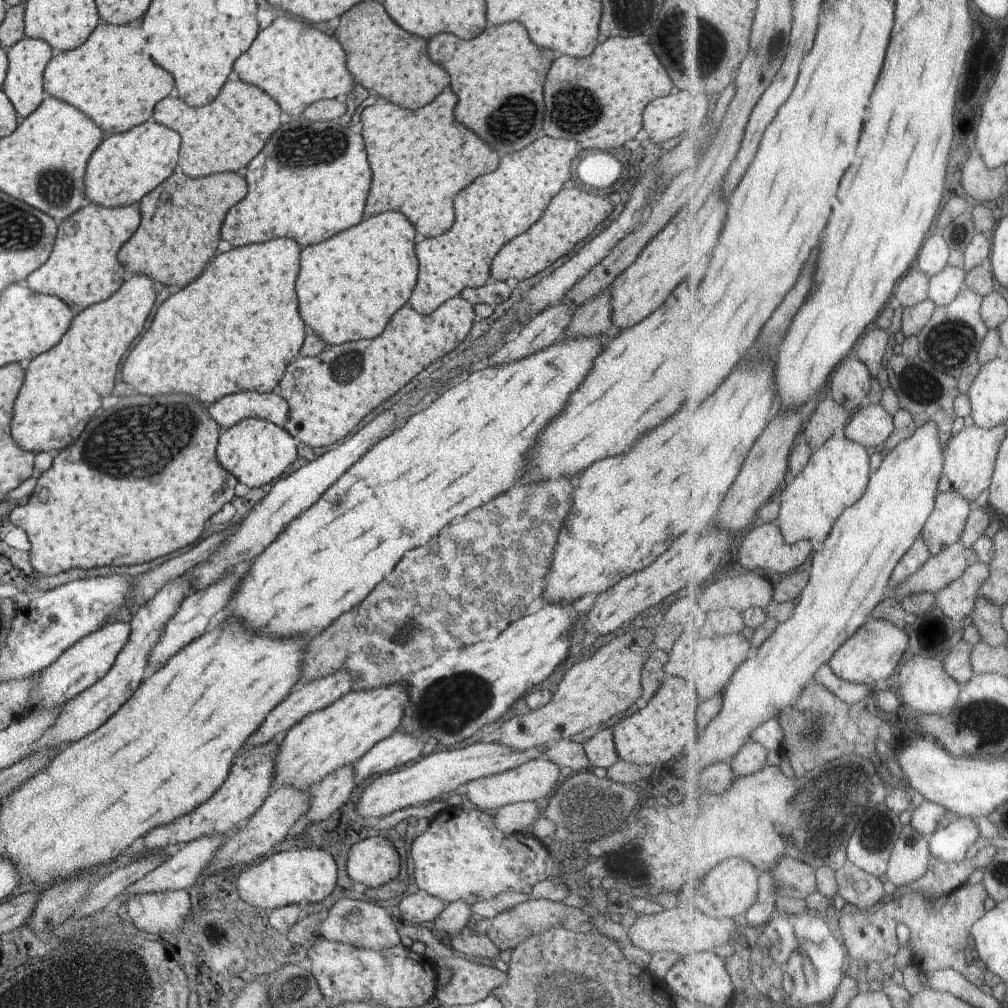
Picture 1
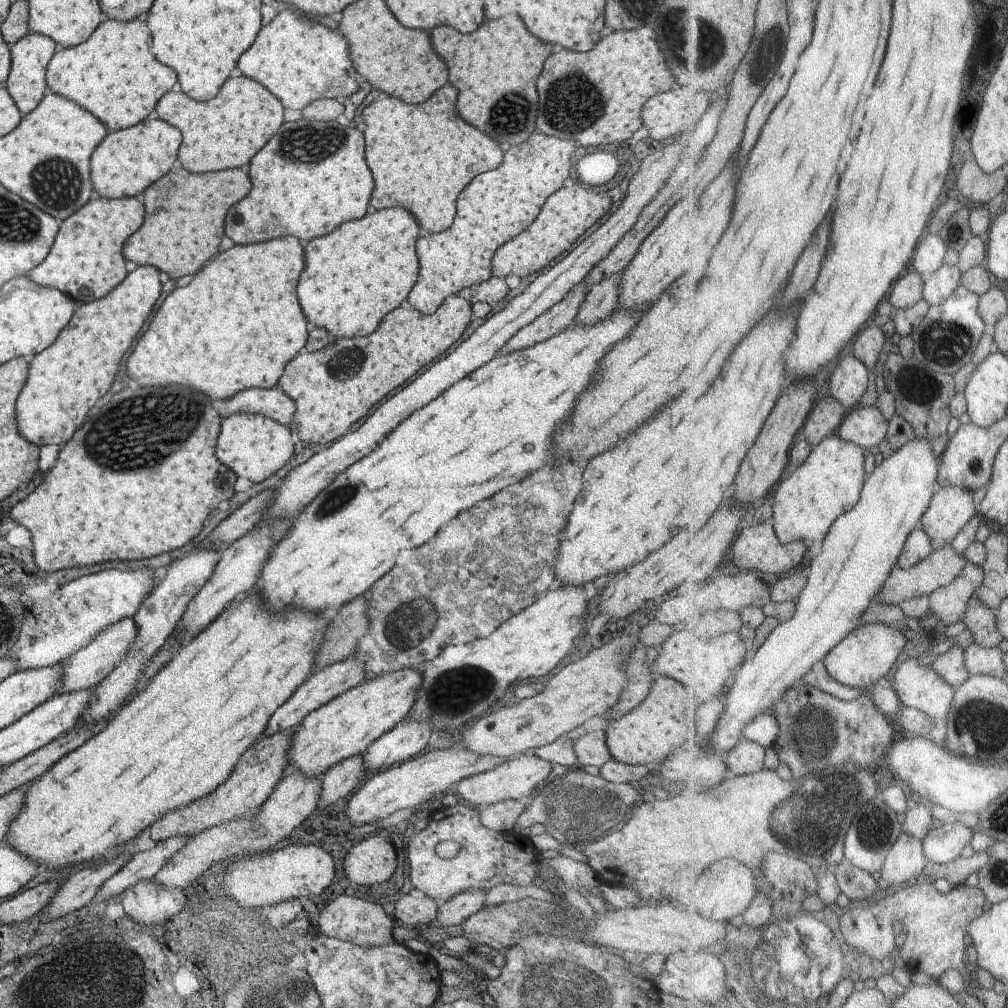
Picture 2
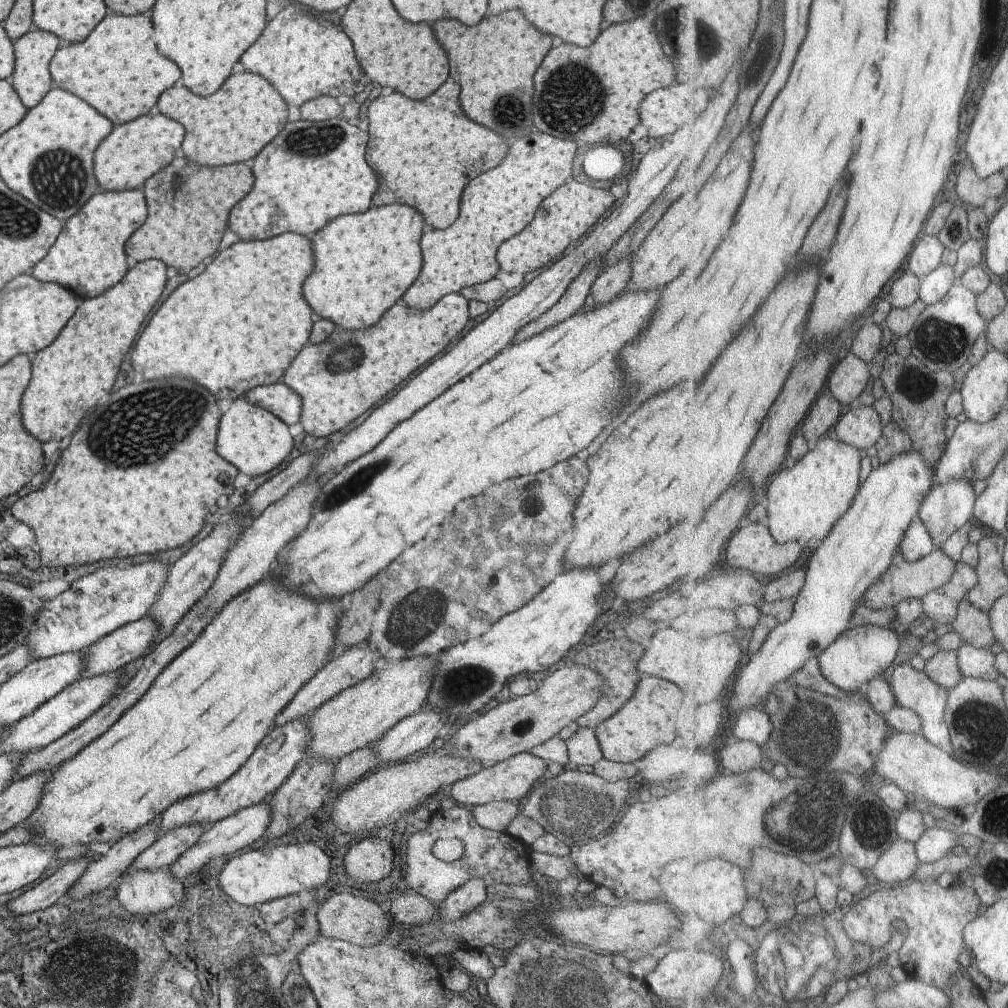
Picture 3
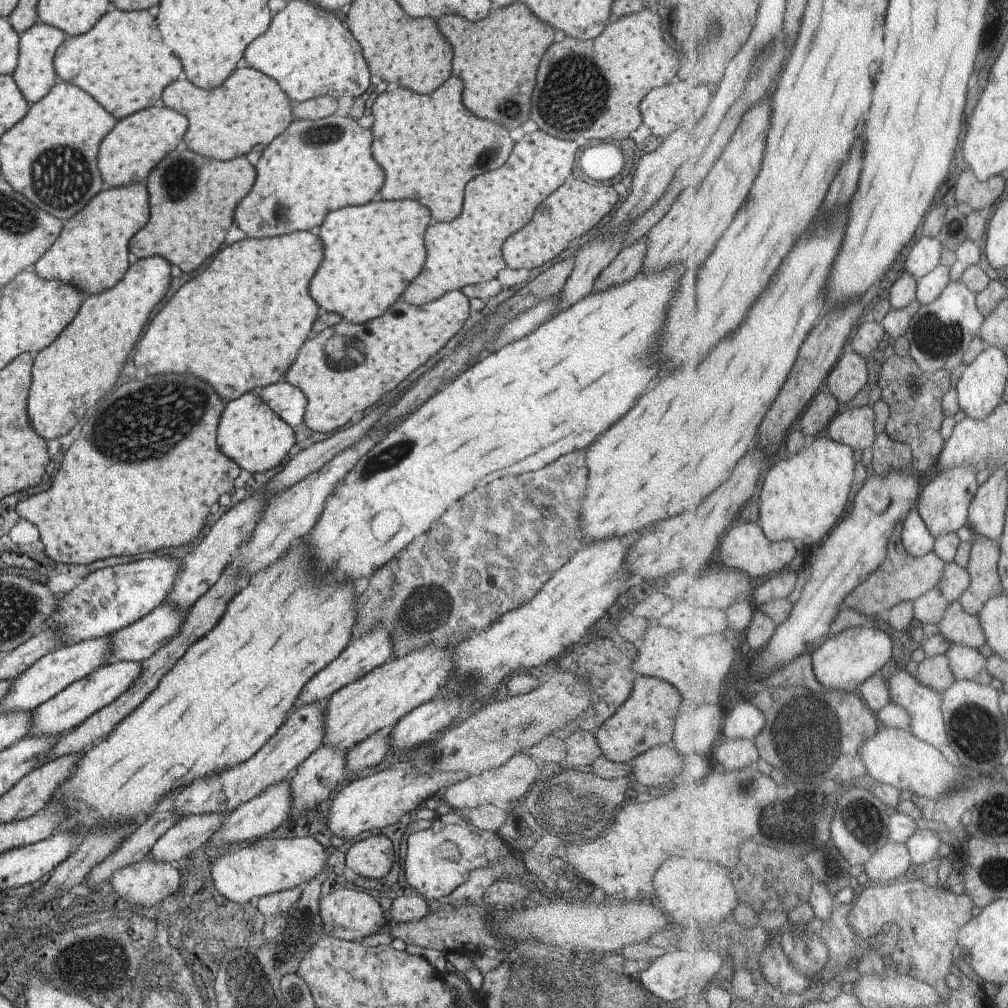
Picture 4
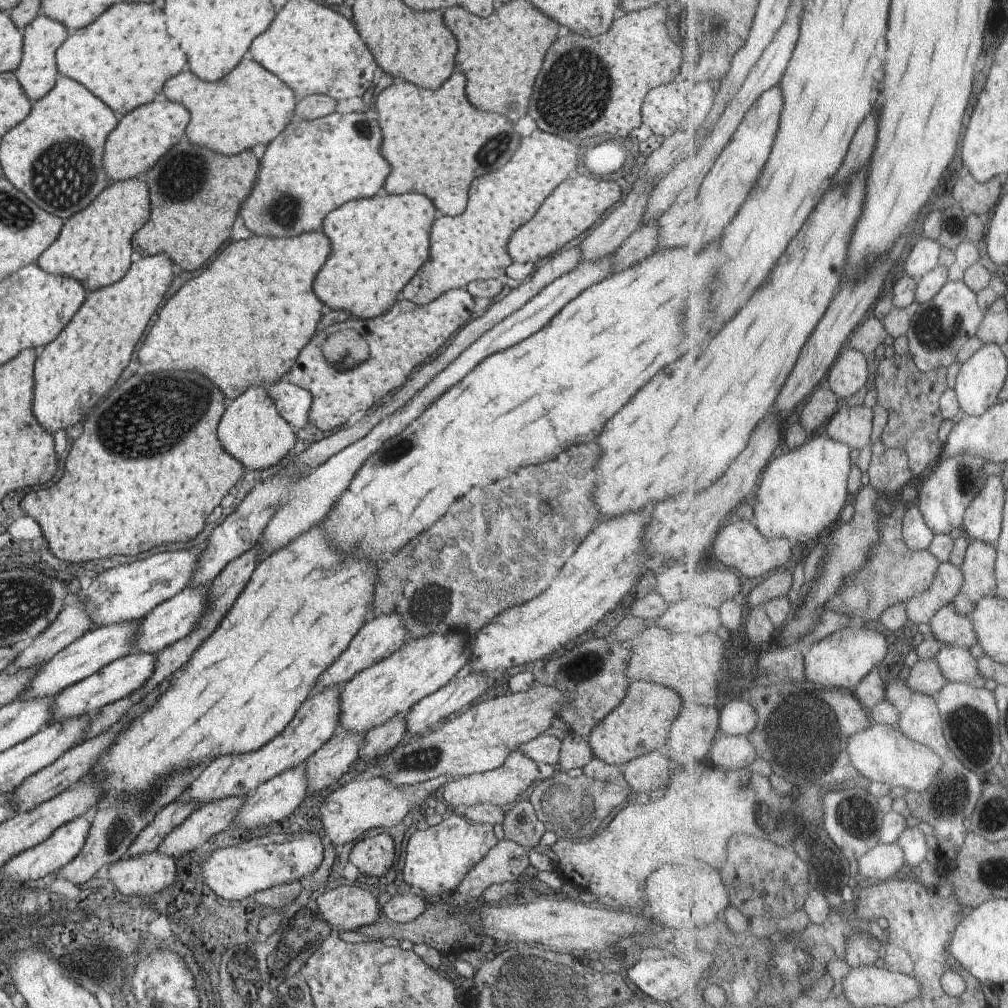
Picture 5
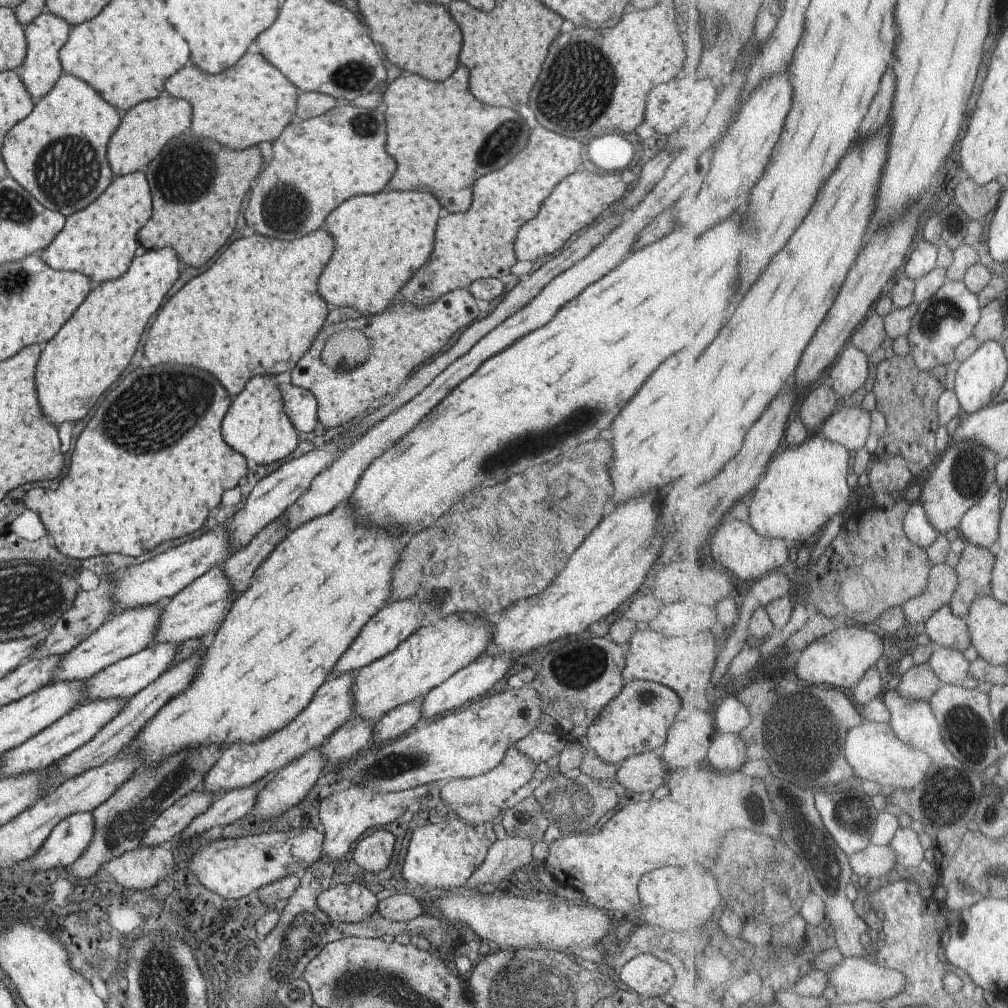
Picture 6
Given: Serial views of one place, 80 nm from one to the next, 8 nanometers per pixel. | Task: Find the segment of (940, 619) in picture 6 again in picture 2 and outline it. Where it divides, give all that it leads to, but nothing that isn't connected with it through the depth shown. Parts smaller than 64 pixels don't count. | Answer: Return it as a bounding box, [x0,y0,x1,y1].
[964,596,1005,647]

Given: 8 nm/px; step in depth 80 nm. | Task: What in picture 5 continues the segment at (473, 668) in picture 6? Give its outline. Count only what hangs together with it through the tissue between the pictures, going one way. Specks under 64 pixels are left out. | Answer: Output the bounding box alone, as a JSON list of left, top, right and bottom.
[405,672,491,736]

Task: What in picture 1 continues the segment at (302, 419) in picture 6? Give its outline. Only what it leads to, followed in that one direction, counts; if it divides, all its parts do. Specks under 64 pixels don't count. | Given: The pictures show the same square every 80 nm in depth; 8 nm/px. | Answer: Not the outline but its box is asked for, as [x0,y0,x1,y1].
[206,390,288,431]

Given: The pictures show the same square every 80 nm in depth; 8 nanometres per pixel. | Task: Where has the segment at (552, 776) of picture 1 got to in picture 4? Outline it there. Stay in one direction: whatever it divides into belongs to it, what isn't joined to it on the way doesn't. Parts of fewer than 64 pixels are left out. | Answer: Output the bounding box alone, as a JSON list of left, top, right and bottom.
[439,753,541,811]

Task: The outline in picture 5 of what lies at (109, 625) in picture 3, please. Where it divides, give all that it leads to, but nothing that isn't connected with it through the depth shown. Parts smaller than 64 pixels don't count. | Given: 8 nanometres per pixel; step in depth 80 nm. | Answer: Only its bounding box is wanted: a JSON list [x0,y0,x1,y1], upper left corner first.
[72,545,203,630]

